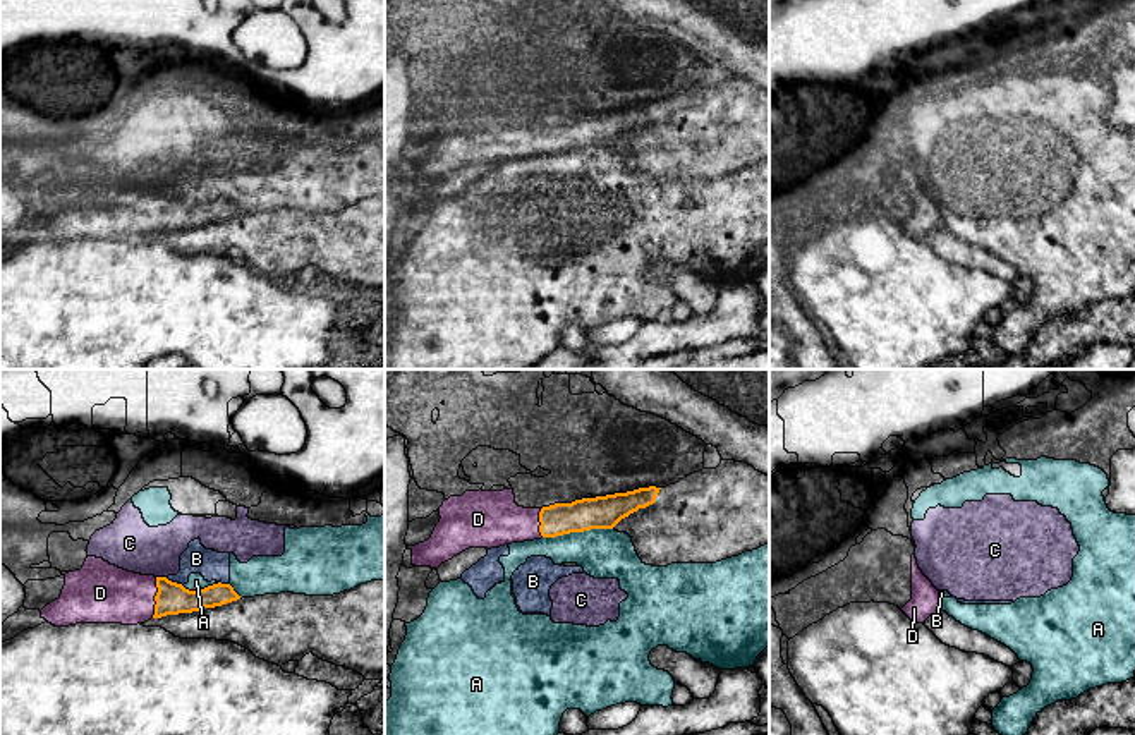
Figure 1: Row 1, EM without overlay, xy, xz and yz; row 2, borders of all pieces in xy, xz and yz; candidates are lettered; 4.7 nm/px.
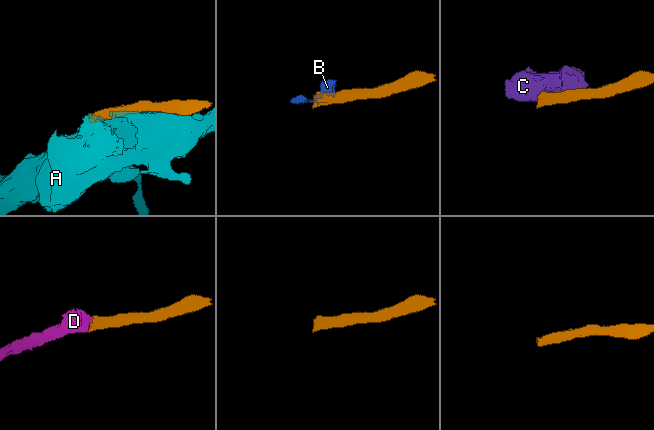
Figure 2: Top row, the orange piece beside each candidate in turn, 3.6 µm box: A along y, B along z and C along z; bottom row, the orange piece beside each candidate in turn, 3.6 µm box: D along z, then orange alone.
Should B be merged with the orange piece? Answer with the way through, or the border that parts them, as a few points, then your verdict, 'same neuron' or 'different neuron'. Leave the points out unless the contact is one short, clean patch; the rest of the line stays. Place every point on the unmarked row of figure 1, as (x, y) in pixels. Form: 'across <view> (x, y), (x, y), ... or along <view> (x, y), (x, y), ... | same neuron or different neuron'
along xy (165, 193), (182, 201) | different neuron

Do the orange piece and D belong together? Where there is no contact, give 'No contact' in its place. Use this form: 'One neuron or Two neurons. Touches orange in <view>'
One neuron. Touches orange in xy

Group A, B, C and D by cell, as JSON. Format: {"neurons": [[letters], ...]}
{"neurons": [["A", "B", "C"], ["D"]]}

